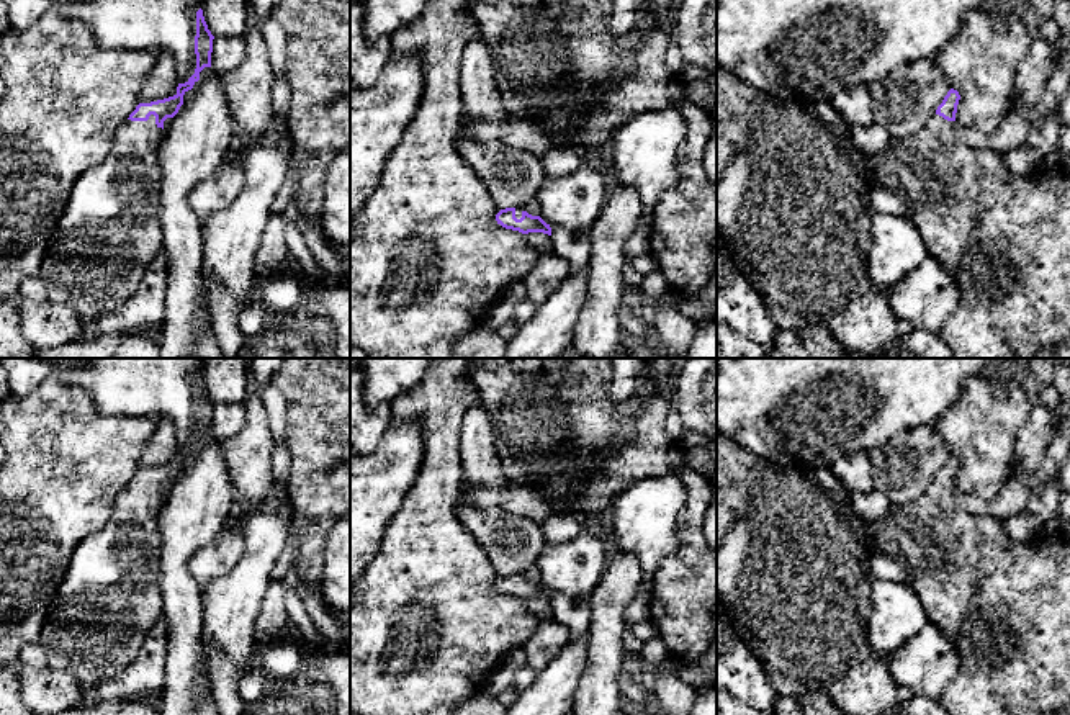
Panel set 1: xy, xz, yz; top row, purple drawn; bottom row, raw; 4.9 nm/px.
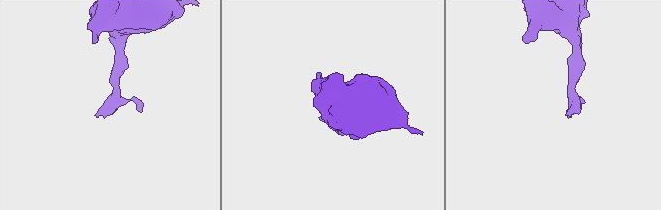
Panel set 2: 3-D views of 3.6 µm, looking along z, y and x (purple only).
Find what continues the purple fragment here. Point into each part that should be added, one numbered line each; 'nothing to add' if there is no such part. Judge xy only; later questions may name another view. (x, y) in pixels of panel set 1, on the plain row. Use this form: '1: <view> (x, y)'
1: xy (110, 598)

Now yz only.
1: yz (1005, 606)

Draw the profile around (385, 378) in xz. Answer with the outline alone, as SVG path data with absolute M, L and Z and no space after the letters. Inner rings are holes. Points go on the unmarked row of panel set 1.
M362 358L363 401L368 409L407 393L425 375L434 358Z

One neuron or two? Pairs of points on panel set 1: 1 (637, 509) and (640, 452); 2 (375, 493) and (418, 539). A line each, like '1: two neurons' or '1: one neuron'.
1: two neurons
2: two neurons

